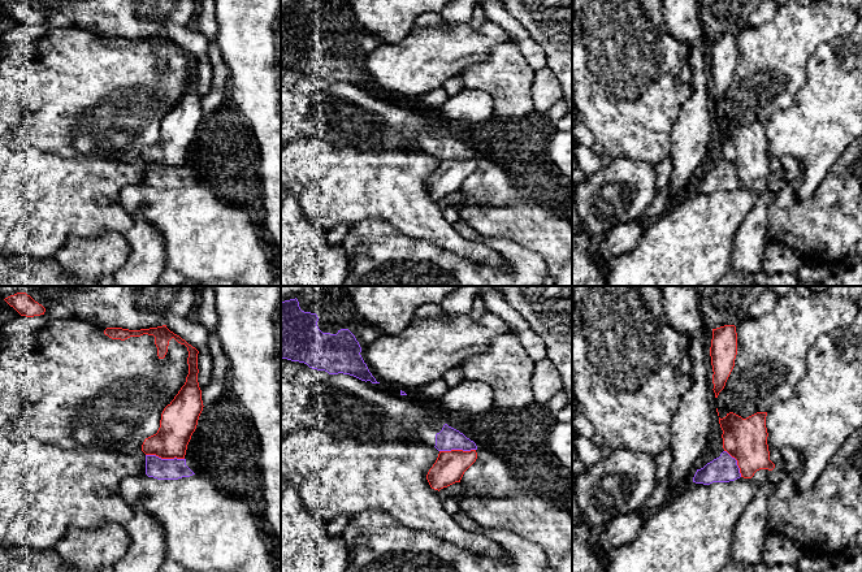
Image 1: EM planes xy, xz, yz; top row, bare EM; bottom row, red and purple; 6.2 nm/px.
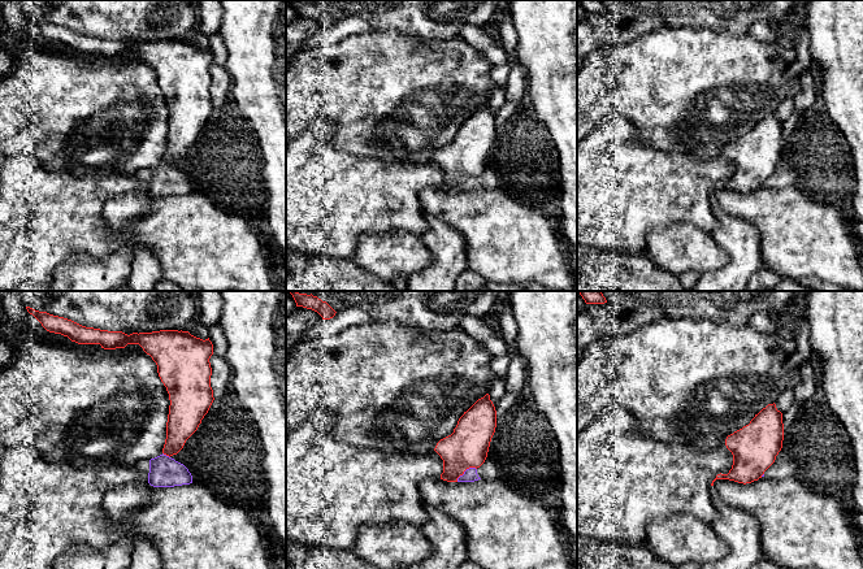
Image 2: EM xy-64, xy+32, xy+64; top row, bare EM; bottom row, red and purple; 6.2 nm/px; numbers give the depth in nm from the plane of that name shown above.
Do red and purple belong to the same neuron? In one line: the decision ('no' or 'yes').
no

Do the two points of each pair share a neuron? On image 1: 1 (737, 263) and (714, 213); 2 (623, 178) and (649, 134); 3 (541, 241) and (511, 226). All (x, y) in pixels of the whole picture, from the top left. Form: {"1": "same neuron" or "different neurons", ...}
{"1": "different neurons", "2": "different neurons", "3": "same neuron"}

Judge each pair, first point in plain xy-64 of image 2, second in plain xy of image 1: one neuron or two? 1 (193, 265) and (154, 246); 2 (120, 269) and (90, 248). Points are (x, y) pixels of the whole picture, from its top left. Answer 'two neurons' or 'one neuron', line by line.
1: two neurons
2: one neuron

